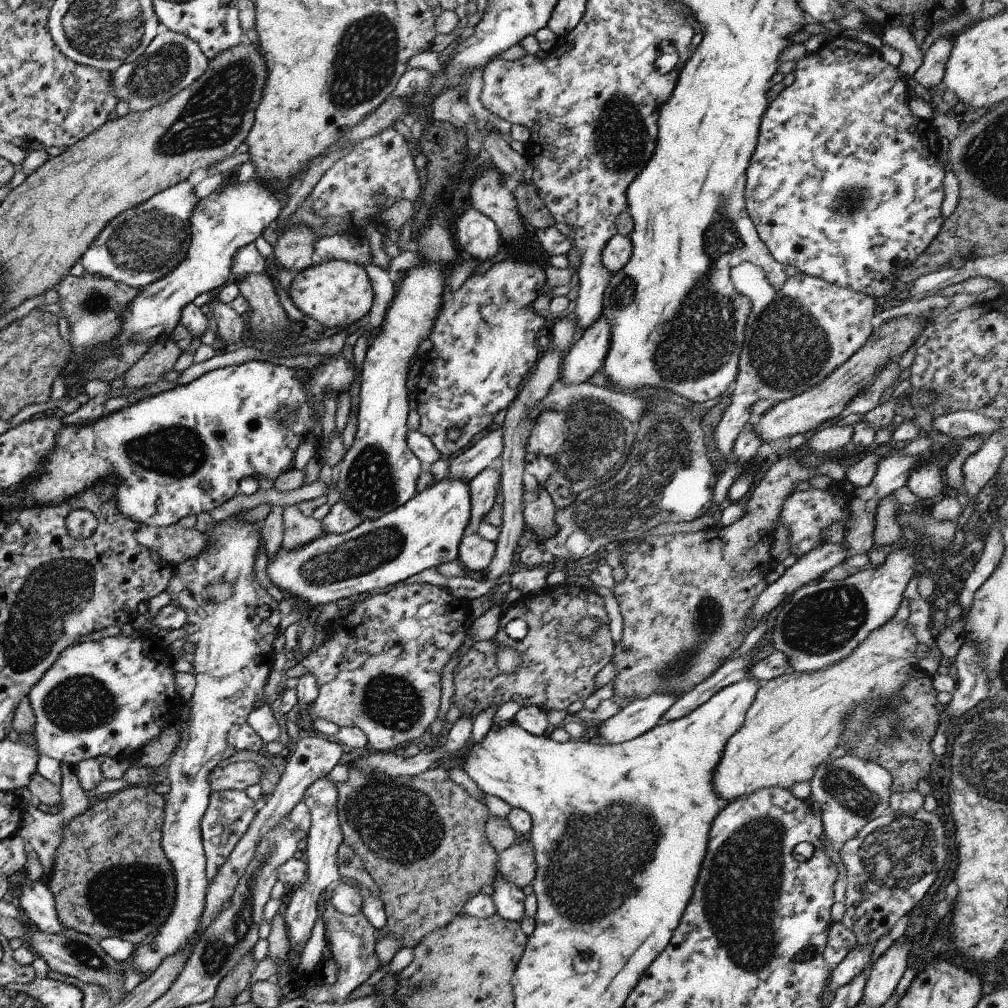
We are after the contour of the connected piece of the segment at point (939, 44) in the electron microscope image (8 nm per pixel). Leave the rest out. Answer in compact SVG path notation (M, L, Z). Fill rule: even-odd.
M937 38L923 55L921 66L915 70L913 78L919 86L929 89L937 86L943 78L945 62L949 58L952 40Z

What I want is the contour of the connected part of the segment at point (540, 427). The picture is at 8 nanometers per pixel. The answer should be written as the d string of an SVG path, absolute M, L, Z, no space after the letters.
M579 400L565 410L543 410L530 430L524 450L524 470L543 487L554 508L565 508L576 495L613 478L633 444L635 424L601 402Z

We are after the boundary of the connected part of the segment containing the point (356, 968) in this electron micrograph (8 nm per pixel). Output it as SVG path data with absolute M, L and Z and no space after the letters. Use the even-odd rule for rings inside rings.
M321 890L317 898L316 915L323 923L323 936L330 959L336 966L336 980L330 985L316 982L313 988L304 988L305 995L315 1003L336 1003L347 999L359 984L365 982L379 967L379 960L375 954L376 930L365 920L361 911L357 914L347 916L337 912L329 900L324 898L325 890ZM311 995L311 996L309 996Z

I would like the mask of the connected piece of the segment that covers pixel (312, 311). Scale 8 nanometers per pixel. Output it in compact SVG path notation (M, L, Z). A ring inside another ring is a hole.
M337 259L311 264L297 272L289 284L287 294L299 312L327 328L340 326L341 329L346 329L363 318L373 302L373 291L363 266Z

